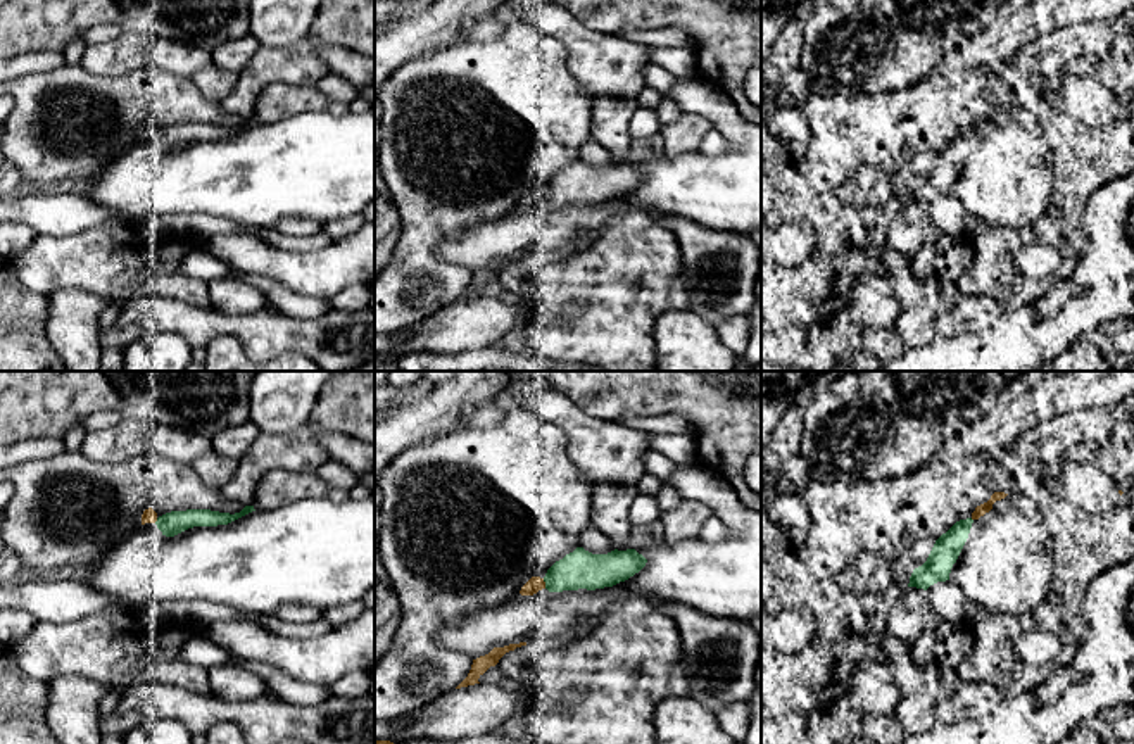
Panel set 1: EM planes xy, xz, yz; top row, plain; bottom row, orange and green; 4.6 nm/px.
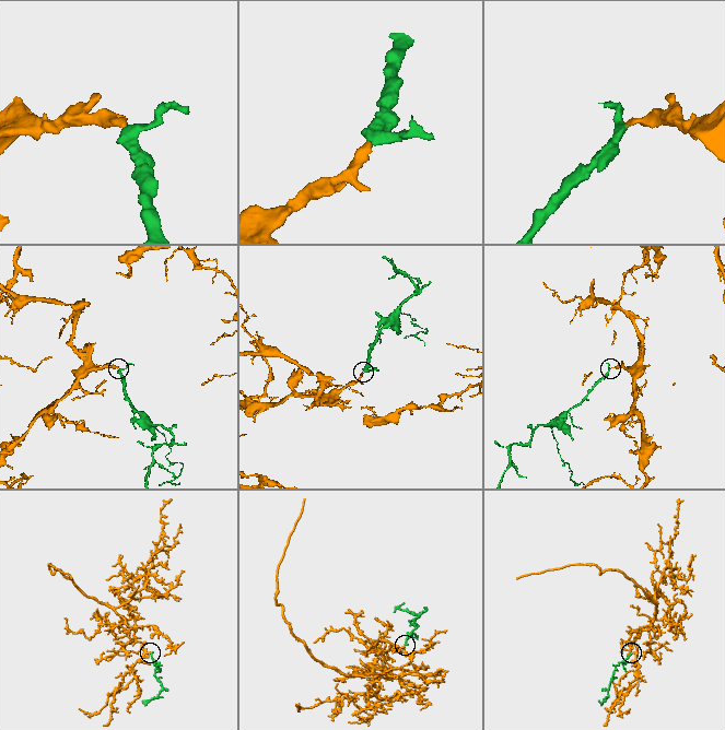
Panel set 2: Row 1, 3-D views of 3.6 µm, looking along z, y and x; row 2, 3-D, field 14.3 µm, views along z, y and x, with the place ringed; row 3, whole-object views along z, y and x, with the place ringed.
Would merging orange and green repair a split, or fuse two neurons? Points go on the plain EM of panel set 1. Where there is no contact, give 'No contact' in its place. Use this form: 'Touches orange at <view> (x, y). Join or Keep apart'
Touches orange at xz (544, 197). Join

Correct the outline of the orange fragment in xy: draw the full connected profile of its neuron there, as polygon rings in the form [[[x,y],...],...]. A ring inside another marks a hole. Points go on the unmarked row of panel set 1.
[[[245,119],[240,126],[235,128],[211,123],[186,123],[186,124],[171,124],[159,129],[152,121],[148,121],[142,128],[142,138],[155,136],[162,148],[174,150],[193,140],[228,138],[252,124],[255,124],[254,119]]]

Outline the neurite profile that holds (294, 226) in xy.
[[[281,218],[273,228],[288,236],[311,236],[323,231],[324,223],[307,218]]]

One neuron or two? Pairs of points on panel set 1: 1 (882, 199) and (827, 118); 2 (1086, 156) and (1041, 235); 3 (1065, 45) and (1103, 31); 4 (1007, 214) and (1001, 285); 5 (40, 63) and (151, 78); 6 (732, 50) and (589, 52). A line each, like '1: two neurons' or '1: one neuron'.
1: two neurons
2: two neurons
3: one neuron
4: two neurons
5: two neurons
6: two neurons

